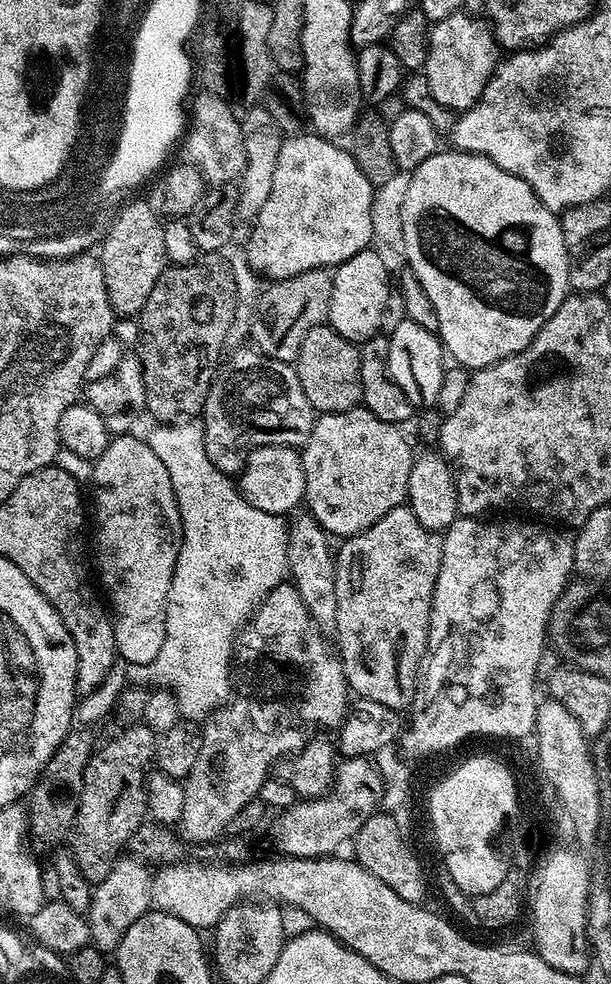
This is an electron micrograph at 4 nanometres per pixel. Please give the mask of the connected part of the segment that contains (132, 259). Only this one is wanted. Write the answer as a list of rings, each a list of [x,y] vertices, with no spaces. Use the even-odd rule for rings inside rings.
[[[144,200],[125,201],[111,217],[111,224],[105,229],[98,251],[107,282],[107,297],[110,298],[115,315],[139,315],[155,282],[164,272],[168,261],[165,252],[164,224],[153,208]]]

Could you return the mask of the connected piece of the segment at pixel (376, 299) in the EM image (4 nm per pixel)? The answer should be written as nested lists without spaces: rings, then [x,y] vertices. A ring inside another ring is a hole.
[[[365,250],[354,254],[349,260],[335,269],[332,277],[332,297],[327,323],[342,338],[363,342],[380,332],[382,312],[386,309],[390,289],[390,273],[383,266],[376,251]]]

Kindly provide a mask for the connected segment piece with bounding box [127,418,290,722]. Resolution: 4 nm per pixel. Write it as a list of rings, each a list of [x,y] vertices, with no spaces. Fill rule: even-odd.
[[[189,418],[187,420],[177,420],[175,422],[160,422],[155,425],[156,429],[146,436],[150,450],[154,450],[154,454],[158,454],[158,459],[162,462],[162,466],[166,466],[166,470],[170,474],[170,482],[174,486],[174,498],[176,505],[180,511],[180,521],[182,522],[182,542],[178,550],[178,562],[174,566],[174,578],[170,582],[170,594],[168,595],[168,605],[166,606],[166,638],[162,642],[162,650],[158,650],[158,658],[154,658],[154,662],[149,664],[134,664],[127,669],[129,681],[135,682],[140,686],[155,686],[160,690],[167,690],[174,694],[174,698],[178,702],[178,710],[181,717],[185,720],[203,721],[210,713],[216,709],[225,707],[230,700],[230,673],[234,668],[234,647],[232,643],[236,640],[236,631],[240,627],[247,625],[251,621],[252,613],[256,611],[256,607],[265,600],[270,594],[270,590],[274,590],[280,584],[285,583],[289,579],[288,566],[288,529],[285,517],[275,516],[274,514],[266,514],[266,510],[258,510],[258,506],[250,506],[250,502],[239,490],[237,481],[231,475],[222,470],[218,470],[214,466],[214,462],[210,462],[210,458],[206,454],[206,446],[204,445],[204,421],[200,418]]]

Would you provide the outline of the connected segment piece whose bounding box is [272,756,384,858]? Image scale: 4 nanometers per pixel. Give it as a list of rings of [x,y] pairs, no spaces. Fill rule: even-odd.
[[[350,756],[336,765],[331,788],[314,800],[301,799],[293,808],[285,808],[272,824],[272,840],[277,853],[285,857],[333,855],[344,843],[351,841],[366,826],[370,817],[381,811],[383,802],[383,778],[375,759],[367,756]]]

